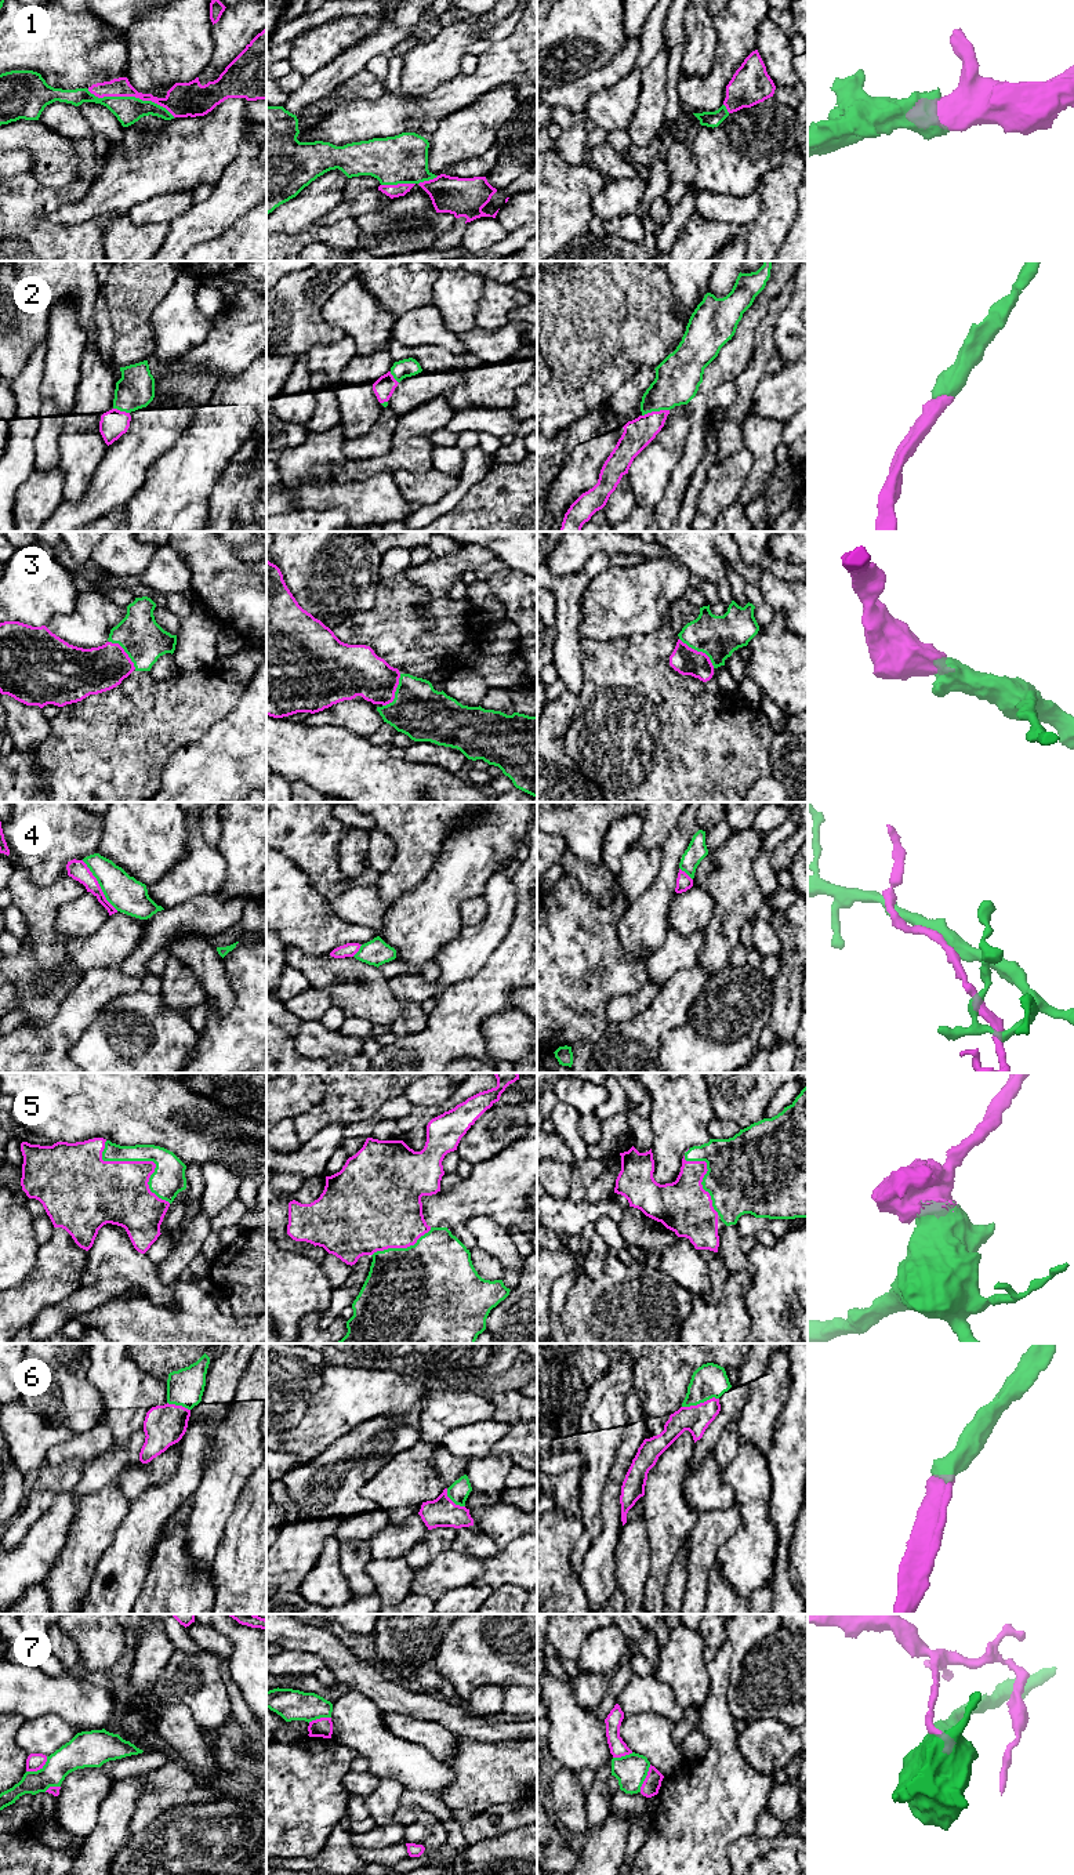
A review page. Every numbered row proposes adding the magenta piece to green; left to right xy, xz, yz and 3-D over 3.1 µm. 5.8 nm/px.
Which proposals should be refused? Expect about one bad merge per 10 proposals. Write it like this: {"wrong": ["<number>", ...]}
{"wrong": ["4", "7"]}

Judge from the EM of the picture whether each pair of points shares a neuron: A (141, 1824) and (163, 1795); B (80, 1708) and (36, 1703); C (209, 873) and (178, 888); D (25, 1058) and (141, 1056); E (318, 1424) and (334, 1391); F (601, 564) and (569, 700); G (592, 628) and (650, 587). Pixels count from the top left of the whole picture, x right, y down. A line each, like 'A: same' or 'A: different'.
A: same
B: same
C: same
D: different
E: same
F: different
G: same

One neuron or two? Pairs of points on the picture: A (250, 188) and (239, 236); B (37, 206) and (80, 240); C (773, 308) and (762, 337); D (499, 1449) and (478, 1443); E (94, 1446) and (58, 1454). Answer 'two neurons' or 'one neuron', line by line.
A: two neurons
B: one neuron
C: one neuron
D: two neurons
E: one neuron

